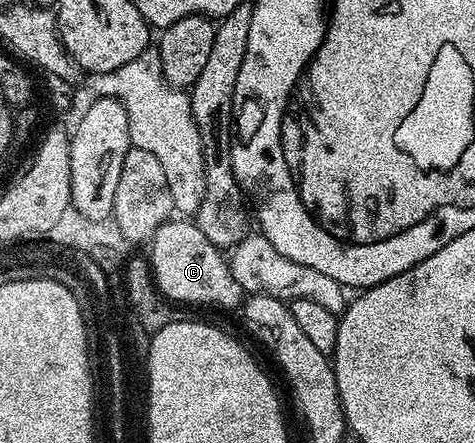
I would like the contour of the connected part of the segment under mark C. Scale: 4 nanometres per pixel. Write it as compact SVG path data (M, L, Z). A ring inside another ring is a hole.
M178 216L165 222L148 243L149 266L159 292L174 304L191 302L194 306L241 307L244 301L242 285L232 276L230 263L223 251L200 232L197 221Z

